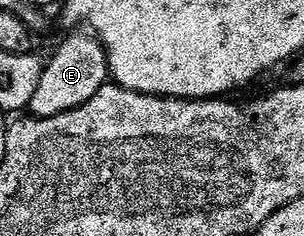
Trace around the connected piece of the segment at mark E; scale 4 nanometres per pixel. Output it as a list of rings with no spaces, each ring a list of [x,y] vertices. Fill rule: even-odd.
[[[71,32],[67,39],[60,44],[55,50],[55,55],[50,59],[46,59],[43,74],[39,78],[37,84],[37,92],[33,92],[33,100],[31,101],[29,110],[34,117],[52,118],[53,116],[61,116],[61,112],[73,112],[73,108],[81,108],[89,100],[93,100],[93,96],[97,96],[97,92],[102,86],[108,85],[109,67],[107,65],[107,47],[95,37],[94,33],[79,34],[83,32]]]

